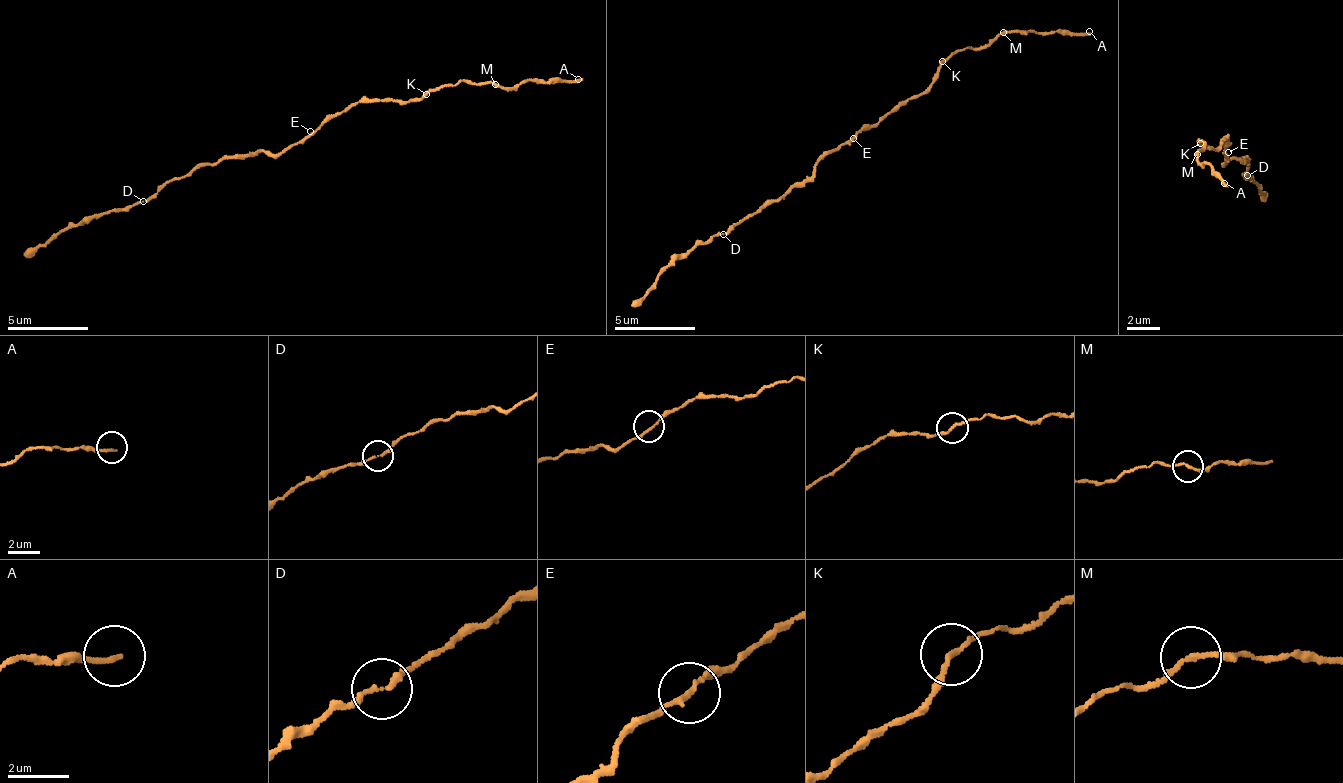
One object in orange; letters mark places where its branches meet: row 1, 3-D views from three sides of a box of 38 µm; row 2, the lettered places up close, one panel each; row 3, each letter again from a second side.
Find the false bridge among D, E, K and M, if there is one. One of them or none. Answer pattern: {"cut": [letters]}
{"cut": []}

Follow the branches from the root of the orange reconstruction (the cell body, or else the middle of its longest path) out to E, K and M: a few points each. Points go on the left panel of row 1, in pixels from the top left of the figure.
E: (294, 144), (310, 131)
K: (294, 144), (302, 143), (327, 120), (361, 101), (411, 103), (426, 94)
M: (294, 144), (302, 143), (327, 120), (361, 101), (411, 103), (459, 82), (494, 83)

